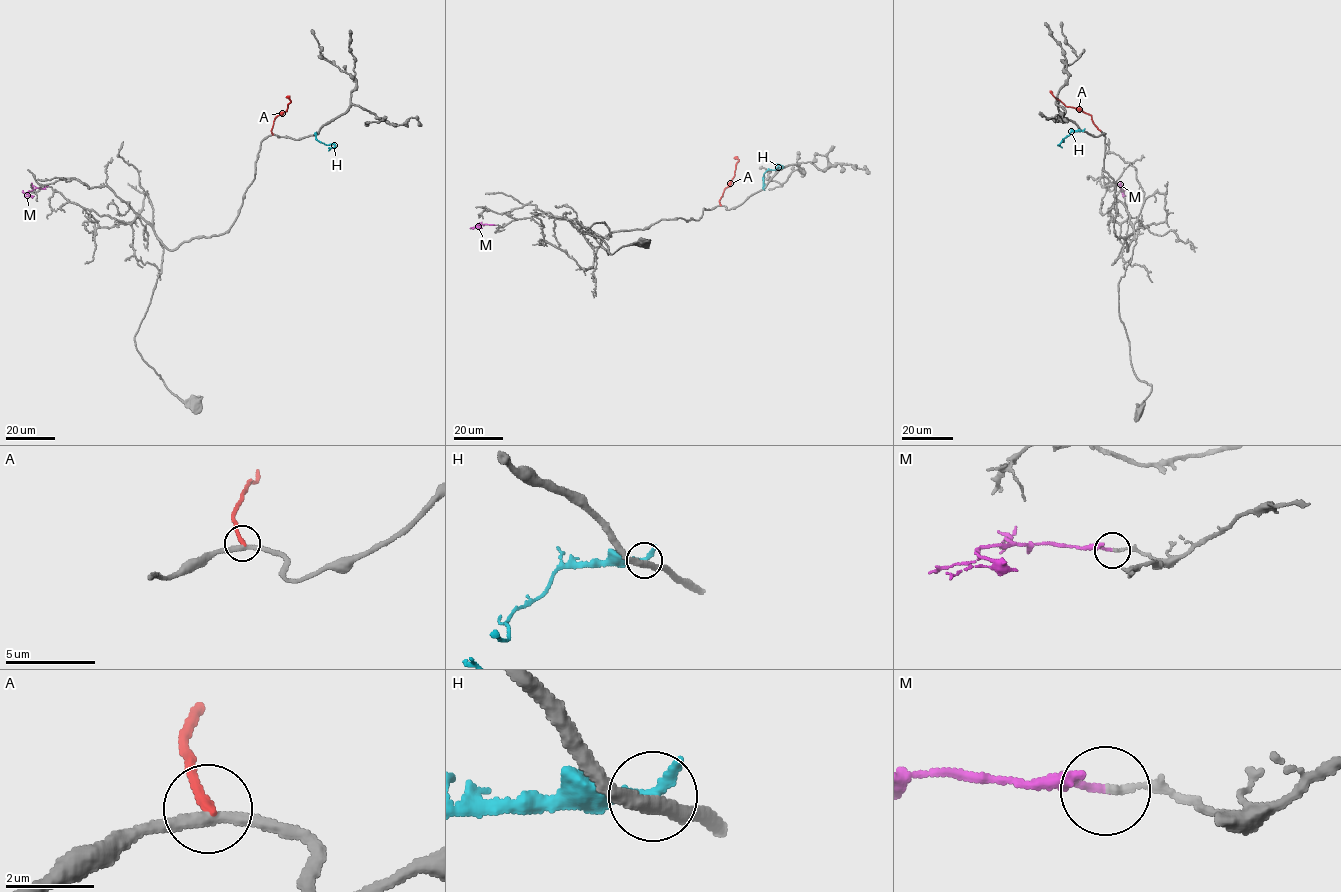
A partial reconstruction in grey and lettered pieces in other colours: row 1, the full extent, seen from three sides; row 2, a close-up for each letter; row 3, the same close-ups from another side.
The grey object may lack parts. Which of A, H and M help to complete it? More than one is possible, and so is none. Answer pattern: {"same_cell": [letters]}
{"same_cell": ["M"]}

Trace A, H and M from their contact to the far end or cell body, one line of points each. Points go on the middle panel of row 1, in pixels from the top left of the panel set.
A: (720, 205), (719, 200), (739, 160), (735, 157)
H: (763, 188), (763, 174), (769, 169), (782, 167), (779, 165), (776, 168)
M: (494, 225), (477, 225), (469, 228)

